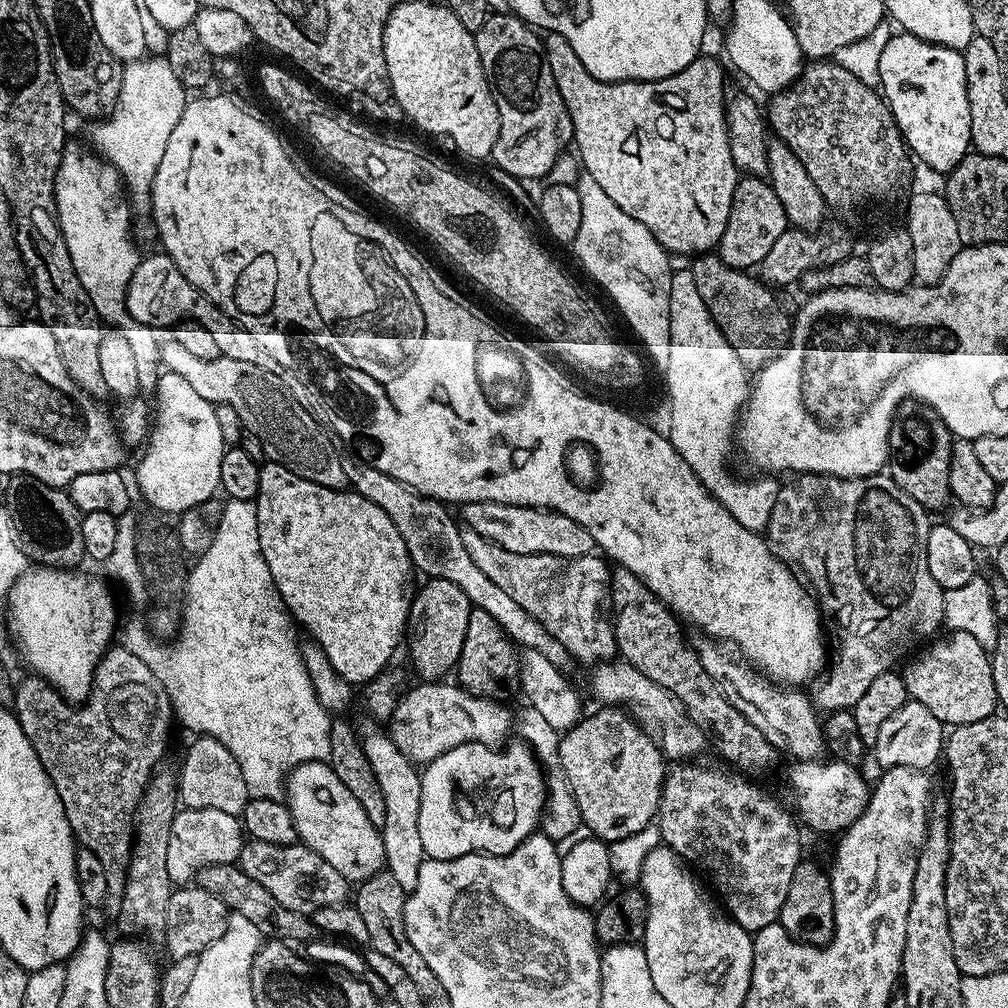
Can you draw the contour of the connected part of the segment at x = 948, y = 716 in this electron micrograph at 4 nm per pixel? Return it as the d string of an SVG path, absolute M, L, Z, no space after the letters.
M955 630L947 634L949 636L933 639L920 650L925 652L917 651L907 661L908 669L902 672L904 685L909 697L922 702L922 706L926 706L926 710L930 710L943 725L978 722L993 715L998 708L989 649L980 644L974 634Z

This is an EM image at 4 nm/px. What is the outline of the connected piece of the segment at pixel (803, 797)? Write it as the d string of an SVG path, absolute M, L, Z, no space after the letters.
M843 758L835 759L825 759L823 762L801 760L791 765L793 768L788 772L788 788L792 791L791 807L805 829L808 827L816 832L840 834L866 810L870 784L864 781L864 776L856 769L855 763Z

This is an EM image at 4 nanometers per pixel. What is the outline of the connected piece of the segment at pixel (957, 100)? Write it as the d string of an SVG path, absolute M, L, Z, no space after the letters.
M893 34L890 42L886 42L886 50L882 50L882 62L880 63L880 86L879 91L882 93L888 109L892 111L892 117L896 120L896 125L900 131L900 135L904 138L904 143L911 155L916 156L928 168L933 168L936 172L947 174L954 170L954 166L958 166L958 162L962 162L962 158L967 156L972 148L972 139L970 138L970 102L966 94L966 66L964 65L963 51L947 48L941 44L931 44L925 40L920 40L917 36L909 36L907 34Z

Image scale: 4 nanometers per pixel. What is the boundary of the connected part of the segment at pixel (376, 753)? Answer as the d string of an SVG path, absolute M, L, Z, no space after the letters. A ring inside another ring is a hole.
M368 723L372 724L366 725L364 732L362 728L364 753L374 770L380 792L386 798L386 822L380 829L384 843L384 863L386 870L394 874L398 886L410 890L418 882L418 870L426 863L422 837L418 834L418 810L422 810L421 769L410 758L406 758L398 746L394 746L391 735L385 729L383 732L379 723Z

